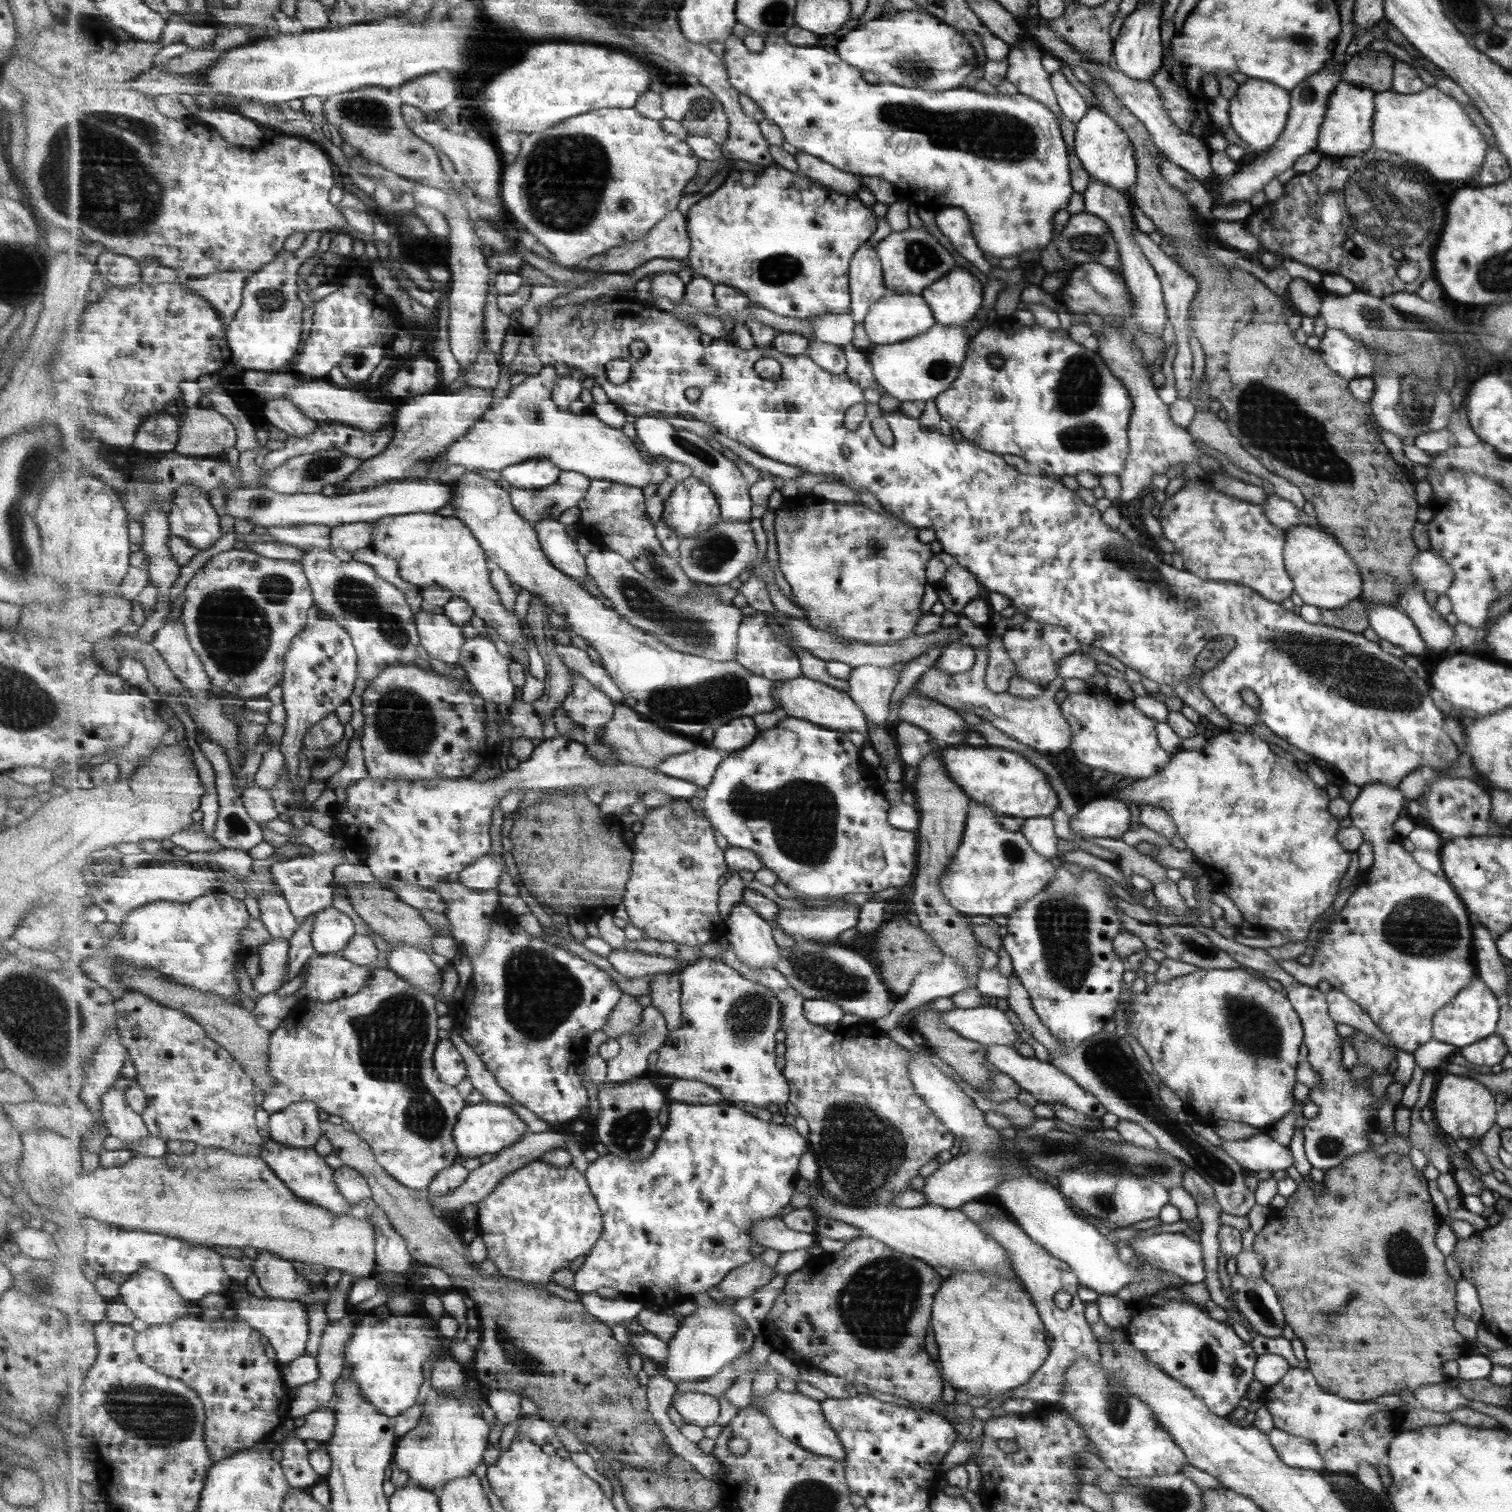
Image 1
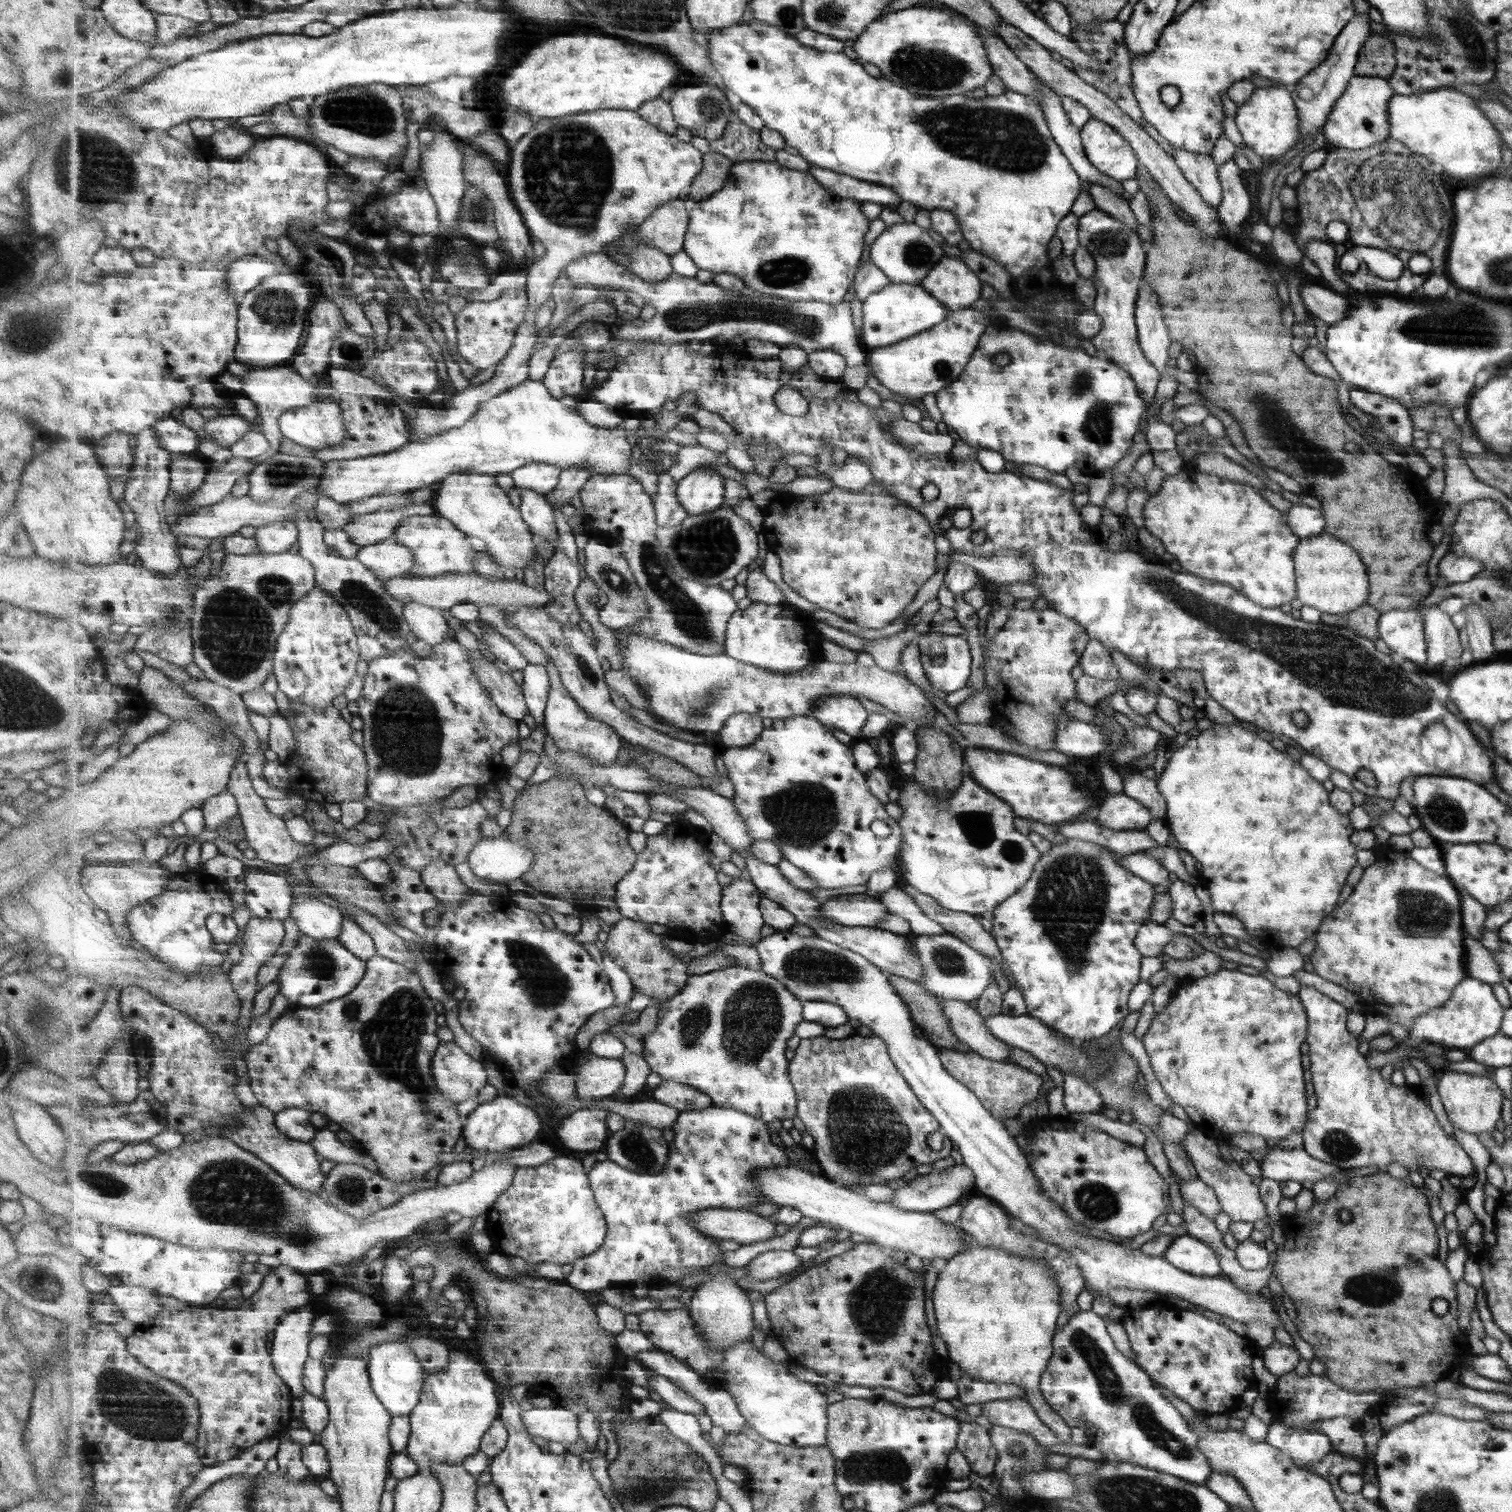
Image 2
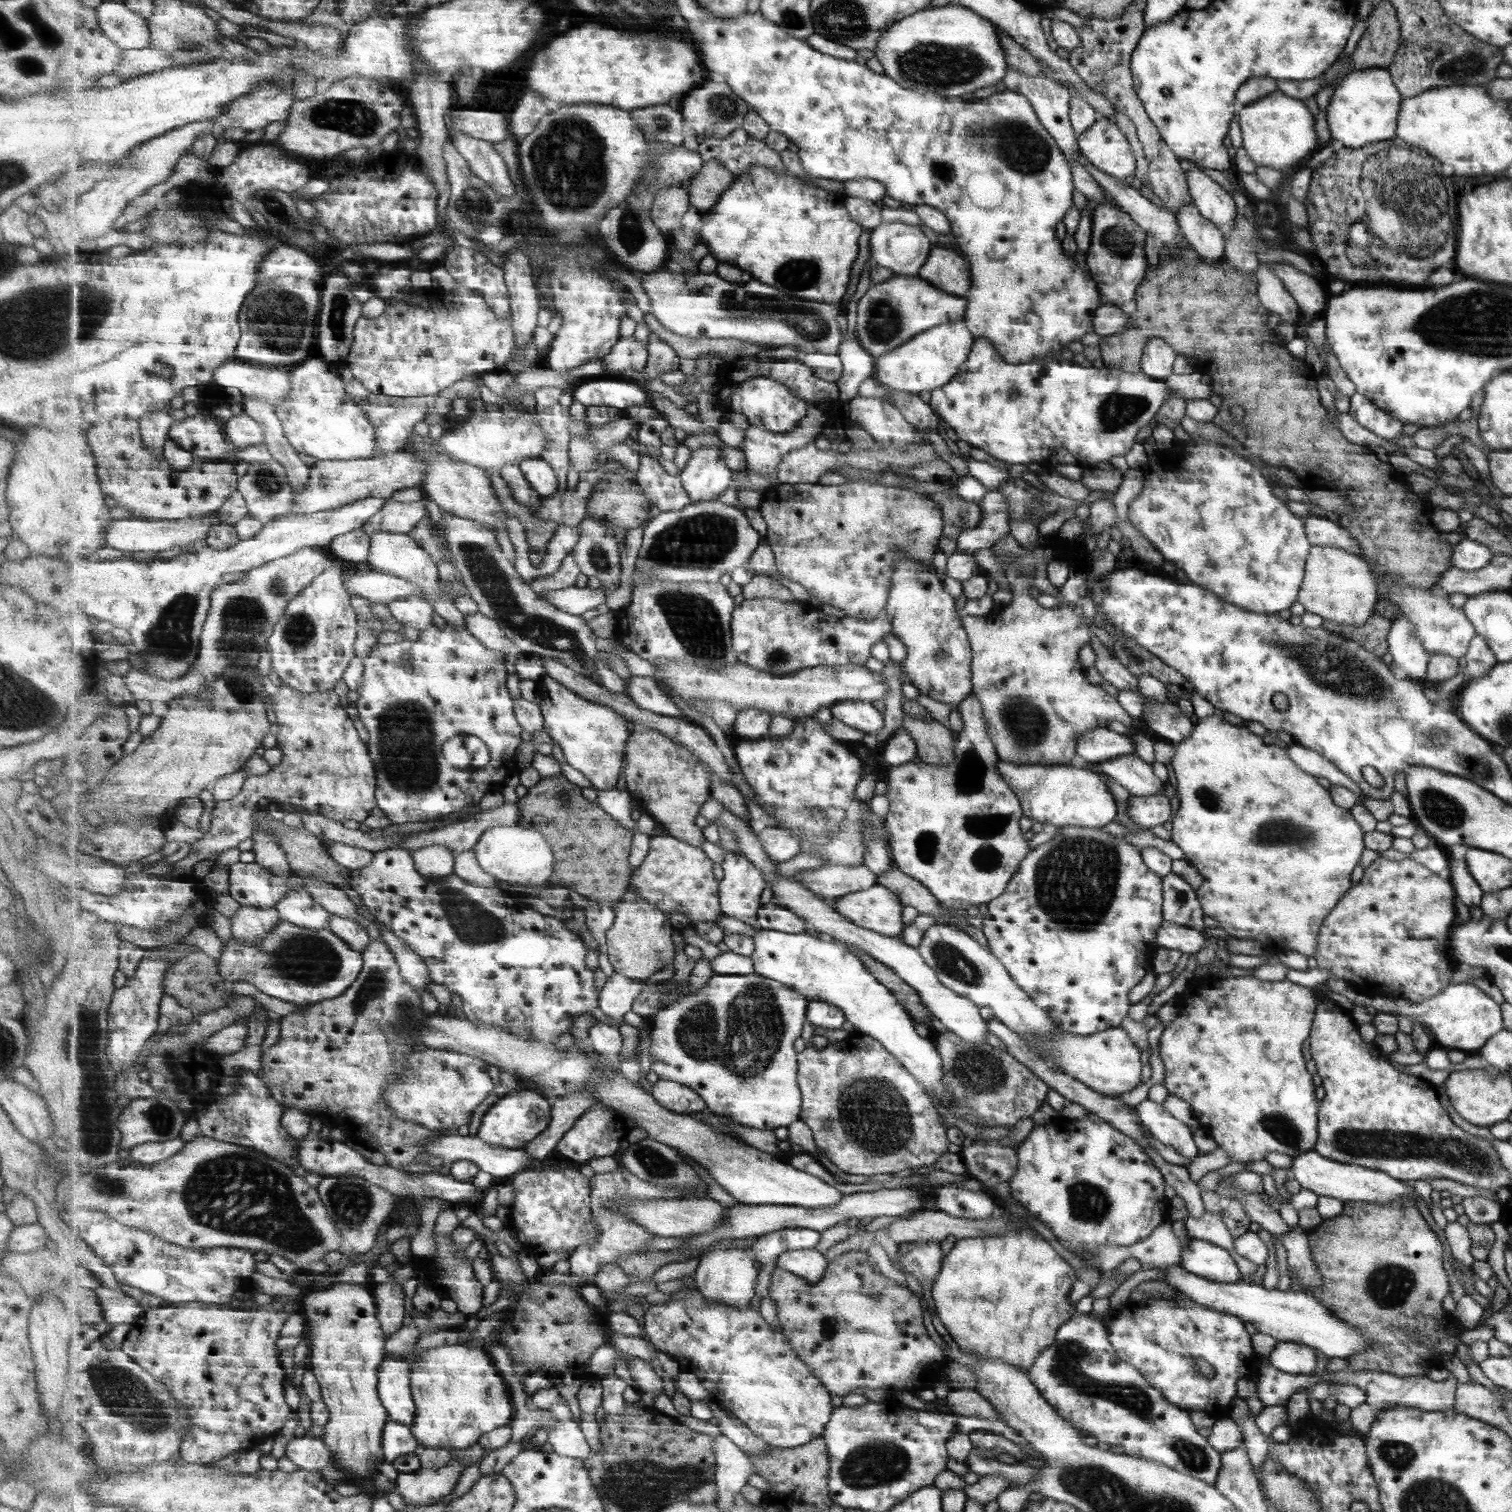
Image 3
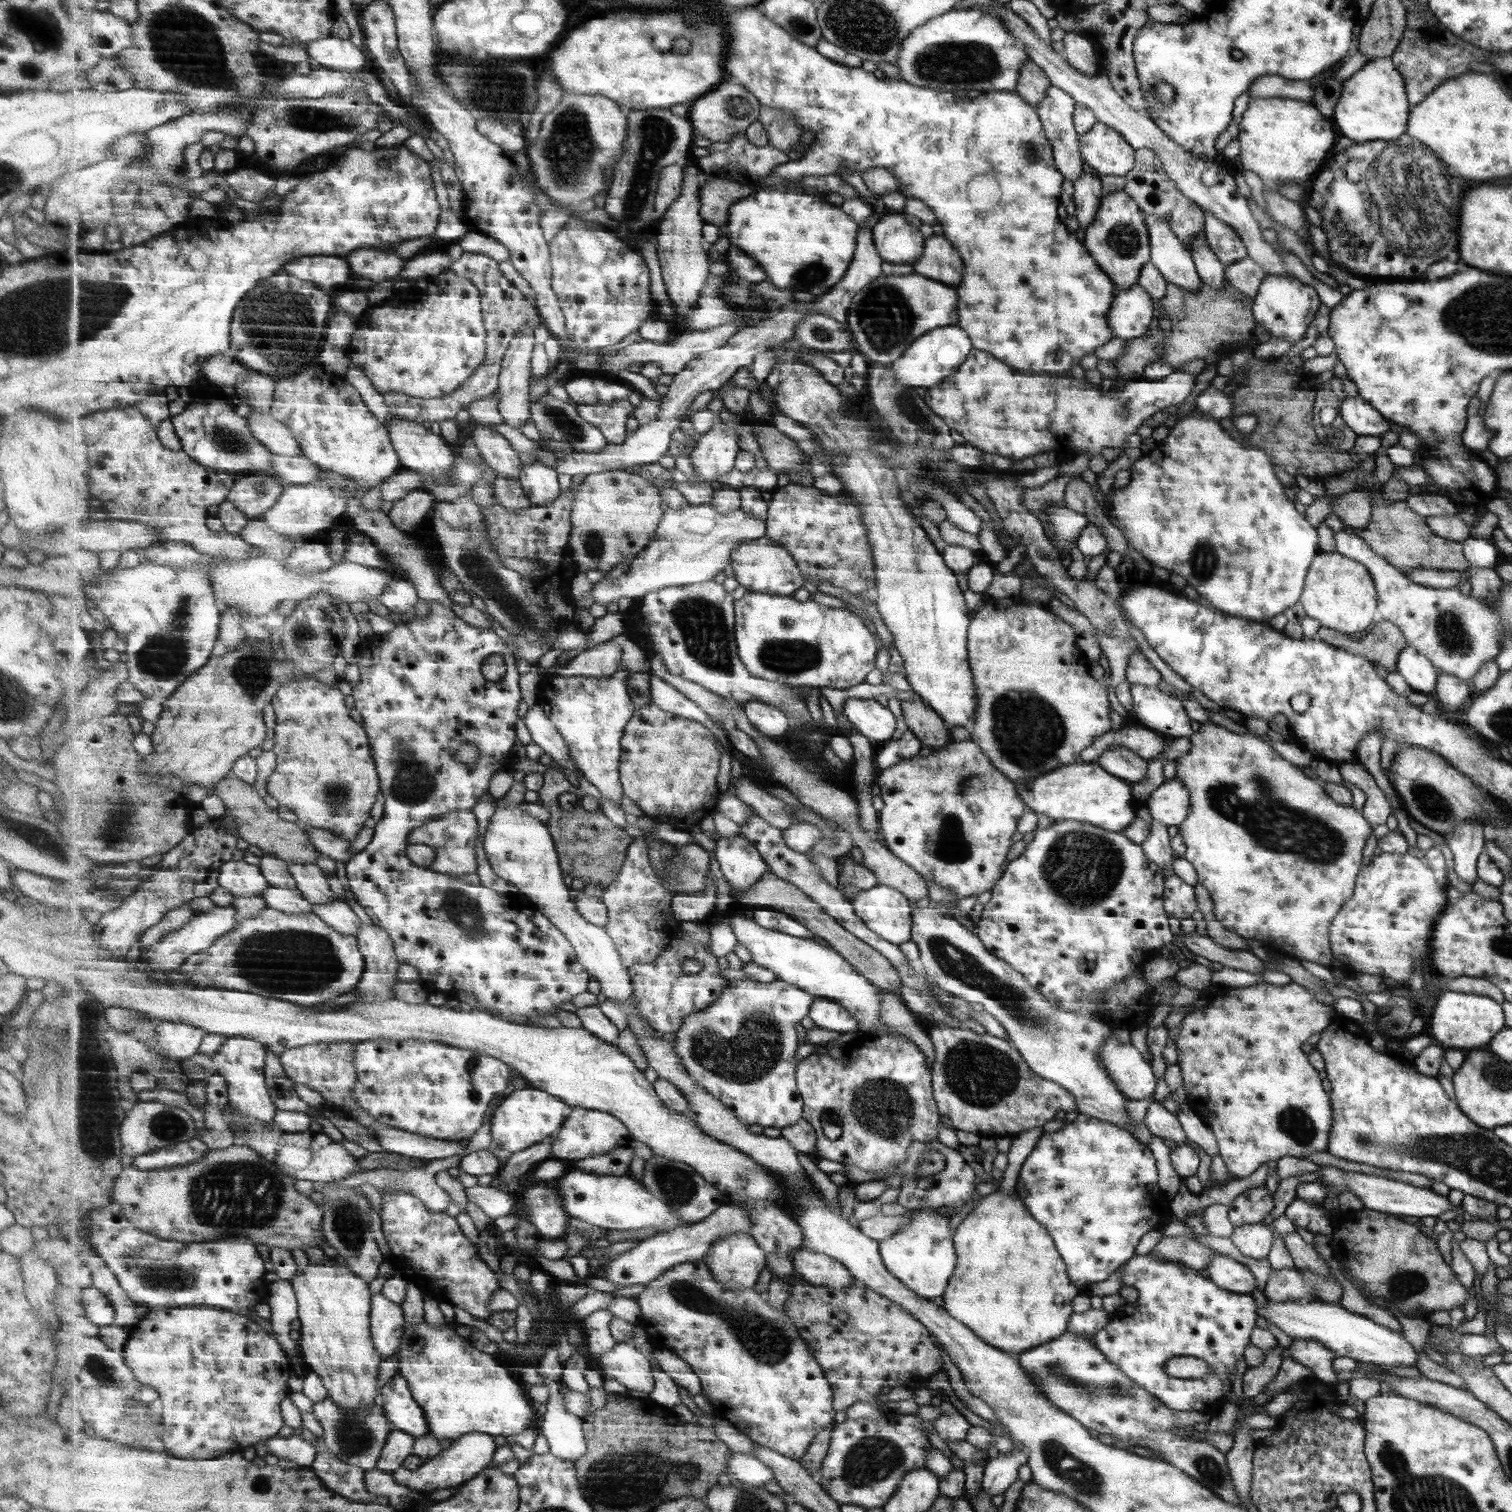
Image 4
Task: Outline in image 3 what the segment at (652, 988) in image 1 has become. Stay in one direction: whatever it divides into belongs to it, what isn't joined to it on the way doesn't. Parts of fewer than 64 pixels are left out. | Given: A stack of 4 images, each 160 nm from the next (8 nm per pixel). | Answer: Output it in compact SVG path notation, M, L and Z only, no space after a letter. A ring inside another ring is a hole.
M629 886L628 893L615 905L614 925L607 931L609 961L617 974L623 974L635 981L647 981L668 968L675 960L673 930L676 929L659 907L649 905Z

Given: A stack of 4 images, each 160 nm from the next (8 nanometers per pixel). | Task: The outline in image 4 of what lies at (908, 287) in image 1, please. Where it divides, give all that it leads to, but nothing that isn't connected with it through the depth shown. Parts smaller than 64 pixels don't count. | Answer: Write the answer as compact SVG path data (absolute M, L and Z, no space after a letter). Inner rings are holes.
M880 215L872 227L873 246L882 262L913 266L924 252L919 229L911 228L903 215Z

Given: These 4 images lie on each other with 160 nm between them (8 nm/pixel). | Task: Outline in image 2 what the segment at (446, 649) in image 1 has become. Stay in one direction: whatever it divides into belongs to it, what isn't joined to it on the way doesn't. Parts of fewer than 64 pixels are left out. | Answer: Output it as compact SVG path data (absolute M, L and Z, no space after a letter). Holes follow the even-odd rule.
M410 602L406 604L404 613L414 638L423 640L432 648L443 645L452 638L449 636L449 624L443 610L419 602Z

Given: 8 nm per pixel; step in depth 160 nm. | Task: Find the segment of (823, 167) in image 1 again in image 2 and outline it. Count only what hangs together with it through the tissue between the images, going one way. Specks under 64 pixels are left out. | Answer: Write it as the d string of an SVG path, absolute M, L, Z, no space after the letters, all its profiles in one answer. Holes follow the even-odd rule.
M810 164L809 171L827 190L843 198L850 198L862 204L874 202L878 205L889 206L891 209L901 204L901 198L888 186L859 180L848 174L821 168L815 164Z

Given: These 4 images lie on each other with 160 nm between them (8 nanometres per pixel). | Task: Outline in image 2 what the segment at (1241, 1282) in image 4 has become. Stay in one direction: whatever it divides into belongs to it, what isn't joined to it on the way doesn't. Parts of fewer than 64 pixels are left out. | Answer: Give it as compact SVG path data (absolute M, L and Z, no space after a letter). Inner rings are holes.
M1187 1234L1173 1238L1165 1248L1163 1258L1181 1272L1192 1274L1195 1277L1221 1276L1217 1257L1213 1251Z

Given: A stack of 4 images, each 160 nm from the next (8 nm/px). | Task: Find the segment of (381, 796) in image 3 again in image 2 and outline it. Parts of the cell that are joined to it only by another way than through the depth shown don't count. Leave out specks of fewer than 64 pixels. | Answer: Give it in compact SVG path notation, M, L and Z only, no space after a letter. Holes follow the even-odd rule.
M455 637L447 640L447 643L432 648L431 655L429 657L421 658L416 656L413 652L405 652L405 649L383 658L376 658L368 666L368 671L364 679L364 685L361 691L361 695L357 700L359 706L359 713L357 714L363 722L363 746L368 762L368 796L387 807L408 807L415 806L417 803L434 803L440 798L449 796L452 792L455 792L457 788L461 786L469 786L473 784L477 789L483 788L488 782L495 784L497 780L510 776L510 768L505 766L504 760L502 760L502 754L504 746L507 744L521 742L519 738L519 730L517 725L519 721L507 716L502 712L496 702L489 696L489 693L482 685L480 678L474 673L472 665L471 651L467 651L465 646L461 645Z

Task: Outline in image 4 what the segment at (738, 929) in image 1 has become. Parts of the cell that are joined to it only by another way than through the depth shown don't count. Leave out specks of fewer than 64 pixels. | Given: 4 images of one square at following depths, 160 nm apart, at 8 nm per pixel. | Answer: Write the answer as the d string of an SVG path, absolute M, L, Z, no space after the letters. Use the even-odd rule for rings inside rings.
M743 836L716 839L714 852L716 860L721 864L721 872L732 885L735 894L757 885L770 870L757 847Z

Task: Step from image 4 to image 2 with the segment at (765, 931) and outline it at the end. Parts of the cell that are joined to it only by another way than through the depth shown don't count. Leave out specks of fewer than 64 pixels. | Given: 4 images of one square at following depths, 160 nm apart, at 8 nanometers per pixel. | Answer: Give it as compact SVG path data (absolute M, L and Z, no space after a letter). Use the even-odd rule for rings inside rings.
M776 930L766 936L757 948L764 960L763 972L783 983L797 998L803 1002L825 1001L842 1006L850 1018L861 1022L884 1042L889 1058L904 1081L939 1124L939 1128L925 1138L929 1148L940 1150L943 1138L955 1144L962 1156L962 1163L972 1170L976 1178L976 1194L999 1205L1007 1216L1018 1218L1025 1226L1032 1228L1042 1241L1064 1250L1075 1261L1088 1288L1103 1295L1119 1287L1151 1291L1166 1297L1181 1298L1242 1324L1265 1323L1273 1334L1279 1328L1284 1330L1278 1317L1282 1308L1279 1309L1274 1300L1266 1301L1261 1295L1243 1292L1227 1278L1223 1279L1223 1275L1195 1277L1181 1272L1161 1257L1144 1255L1139 1249L1133 1250L1122 1244L1078 1233L1070 1216L1040 1187L1040 1180L1030 1167L1024 1151L1015 1143L1014 1136L964 1083L944 1069L932 1043L919 1040L919 1036L915 1038L914 1022L909 1018L906 1004L901 1002L902 998L885 974L873 966L868 958L817 935L797 936L788 930Z

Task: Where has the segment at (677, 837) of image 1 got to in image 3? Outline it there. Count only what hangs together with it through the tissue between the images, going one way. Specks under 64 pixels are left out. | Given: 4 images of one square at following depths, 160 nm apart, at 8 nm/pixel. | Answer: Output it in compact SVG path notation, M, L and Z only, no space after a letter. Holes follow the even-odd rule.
M671 835L654 836L649 856L630 877L630 886L649 905L659 907L667 917L683 913L691 926L701 922L718 923L723 918L720 902L720 882L715 874L715 862L701 847L682 842Z

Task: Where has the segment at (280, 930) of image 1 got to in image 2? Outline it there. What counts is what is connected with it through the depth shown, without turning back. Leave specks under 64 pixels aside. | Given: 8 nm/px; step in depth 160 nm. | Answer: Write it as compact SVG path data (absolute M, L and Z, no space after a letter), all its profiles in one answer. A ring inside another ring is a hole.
M247 868L243 880L246 906L259 919L287 921L293 907L293 890L287 878Z

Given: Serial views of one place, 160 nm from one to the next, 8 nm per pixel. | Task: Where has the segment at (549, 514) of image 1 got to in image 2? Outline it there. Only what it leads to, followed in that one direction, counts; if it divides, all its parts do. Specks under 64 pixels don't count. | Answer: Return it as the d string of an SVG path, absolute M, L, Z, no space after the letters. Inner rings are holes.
M574 466L573 468L562 469L559 484L551 495L546 496L547 501L553 507L571 505L571 500L577 494L580 495L583 487L589 482L592 476L593 472L590 468Z

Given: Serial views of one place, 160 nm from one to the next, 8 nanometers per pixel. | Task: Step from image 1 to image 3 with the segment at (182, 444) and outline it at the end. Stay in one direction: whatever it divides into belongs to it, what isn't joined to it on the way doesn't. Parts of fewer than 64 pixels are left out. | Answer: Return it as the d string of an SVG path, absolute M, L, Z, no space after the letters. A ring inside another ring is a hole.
M245 412L235 415L233 420L225 423L225 433L231 441L231 447L237 450L265 444L263 428Z

